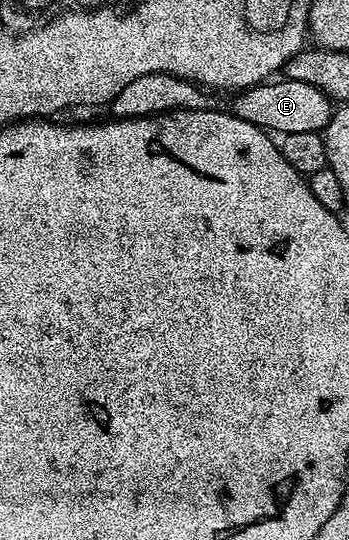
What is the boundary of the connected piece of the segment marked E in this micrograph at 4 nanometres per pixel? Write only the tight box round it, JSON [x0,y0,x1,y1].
[237,78,332,136]

